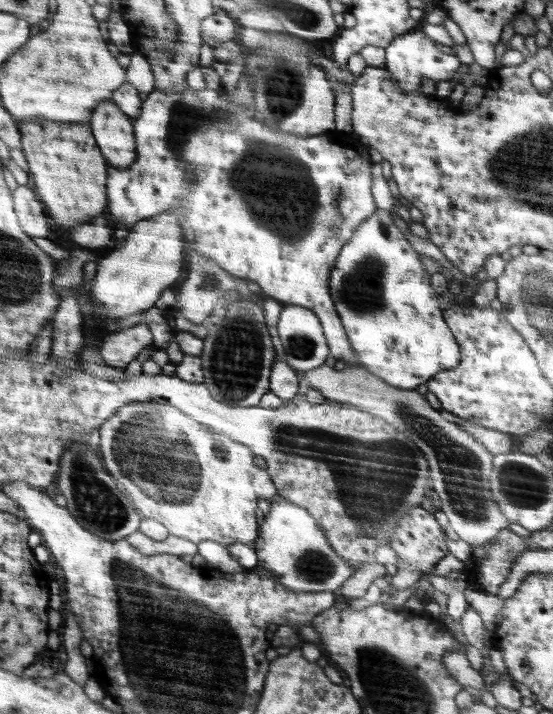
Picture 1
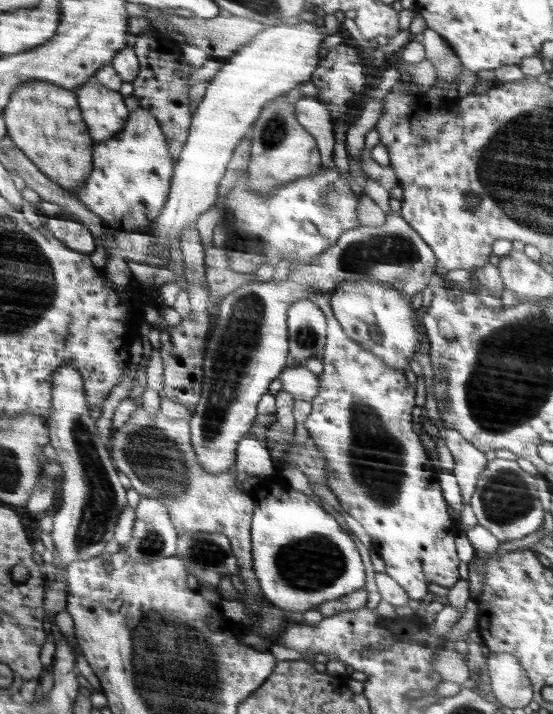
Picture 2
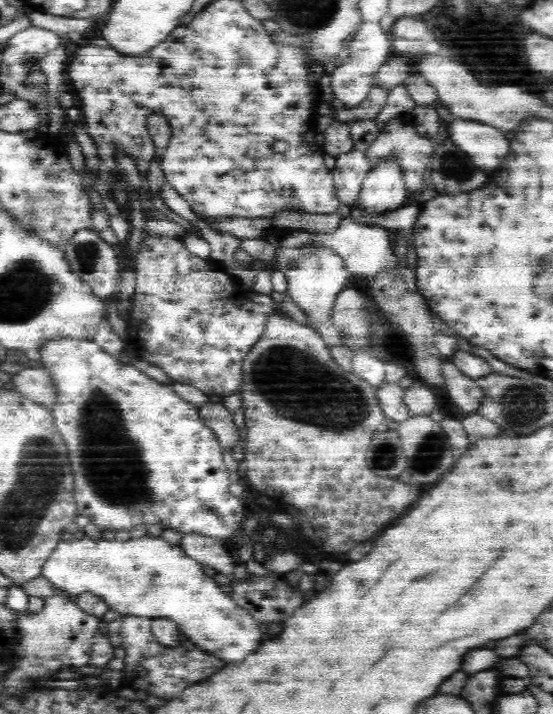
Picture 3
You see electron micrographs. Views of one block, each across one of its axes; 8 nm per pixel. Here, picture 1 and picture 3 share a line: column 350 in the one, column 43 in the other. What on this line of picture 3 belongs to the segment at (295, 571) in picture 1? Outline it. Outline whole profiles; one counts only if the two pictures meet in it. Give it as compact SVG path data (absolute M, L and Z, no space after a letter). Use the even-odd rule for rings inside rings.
M86 538L82 540L70 540L70 542L58 542L54 552L48 556L48 560L42 566L42 576L47 578L54 586L57 593L75 598L78 595L98 595L107 604L110 610L116 610L120 614L132 614L132 616L146 617L148 619L164 618L173 620L179 628L179 632L187 636L192 644L226 662L238 662L244 660L250 652L256 652L262 644L262 636L258 630L257 620L236 601L227 595L220 585L200 570L200 561L182 552L180 548L174 548L166 544L162 538L140 538L130 542L92 542Z

